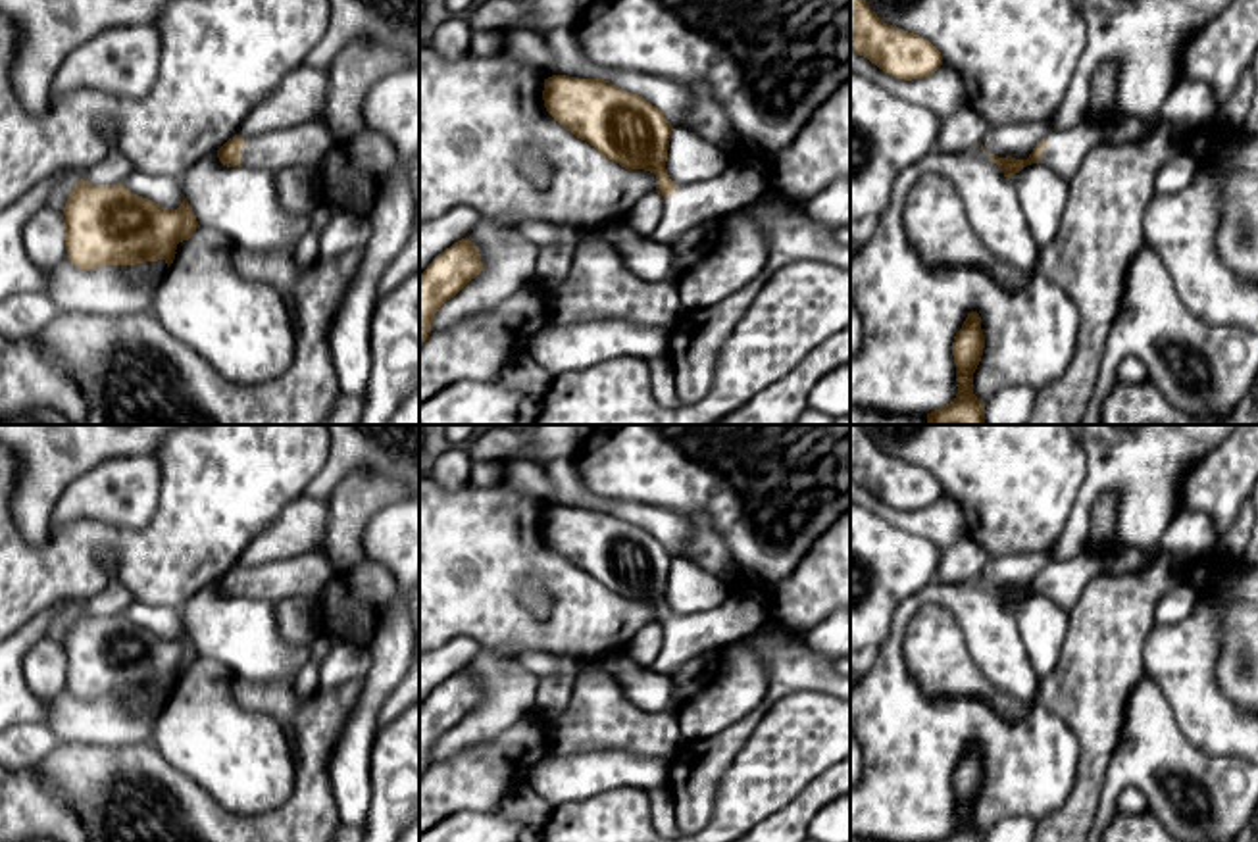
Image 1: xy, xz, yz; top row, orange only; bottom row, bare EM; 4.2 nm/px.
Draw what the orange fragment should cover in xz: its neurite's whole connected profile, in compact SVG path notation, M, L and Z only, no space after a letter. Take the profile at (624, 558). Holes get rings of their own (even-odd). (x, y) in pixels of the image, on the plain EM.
M552 506L542 531L558 554L604 588L656 606L666 636L664 654L652 663L660 675L669 677L708 650L721 652L769 621L766 594L756 586L733 590L714 611L677 617L666 600L673 556L642 527L610 511Z

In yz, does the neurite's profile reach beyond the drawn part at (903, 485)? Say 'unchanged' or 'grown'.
unchanged

